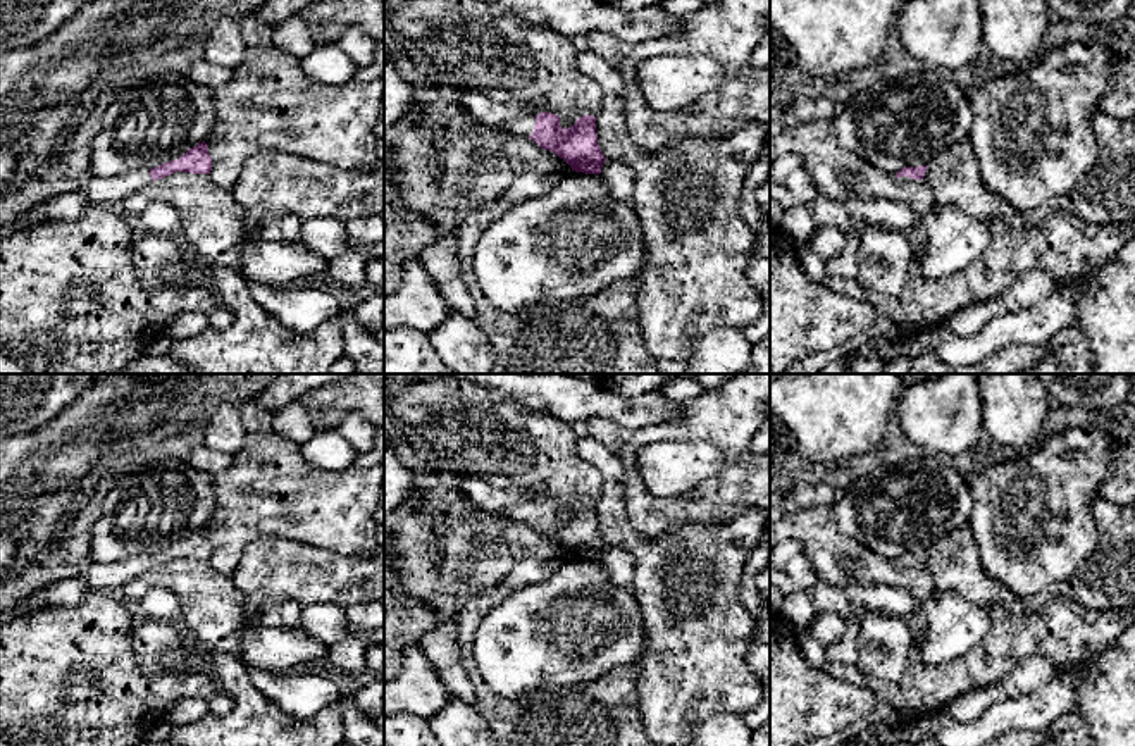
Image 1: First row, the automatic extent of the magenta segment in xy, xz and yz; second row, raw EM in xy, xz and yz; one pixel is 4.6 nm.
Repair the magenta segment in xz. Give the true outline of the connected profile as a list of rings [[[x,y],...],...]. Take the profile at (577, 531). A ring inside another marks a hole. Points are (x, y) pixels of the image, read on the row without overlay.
[[[541,498],[505,508],[503,517],[530,524],[563,544],[575,558],[601,560],[606,546],[598,529],[596,503],[589,500],[563,515],[556,500]]]

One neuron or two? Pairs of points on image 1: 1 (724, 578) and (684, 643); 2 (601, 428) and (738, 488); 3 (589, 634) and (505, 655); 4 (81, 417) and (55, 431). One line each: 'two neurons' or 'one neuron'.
1: one neuron
2: one neuron
3: one neuron
4: one neuron

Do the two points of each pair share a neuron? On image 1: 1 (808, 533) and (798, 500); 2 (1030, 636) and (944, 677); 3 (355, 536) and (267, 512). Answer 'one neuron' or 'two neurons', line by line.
1: two neurons
2: one neuron
3: one neuron

